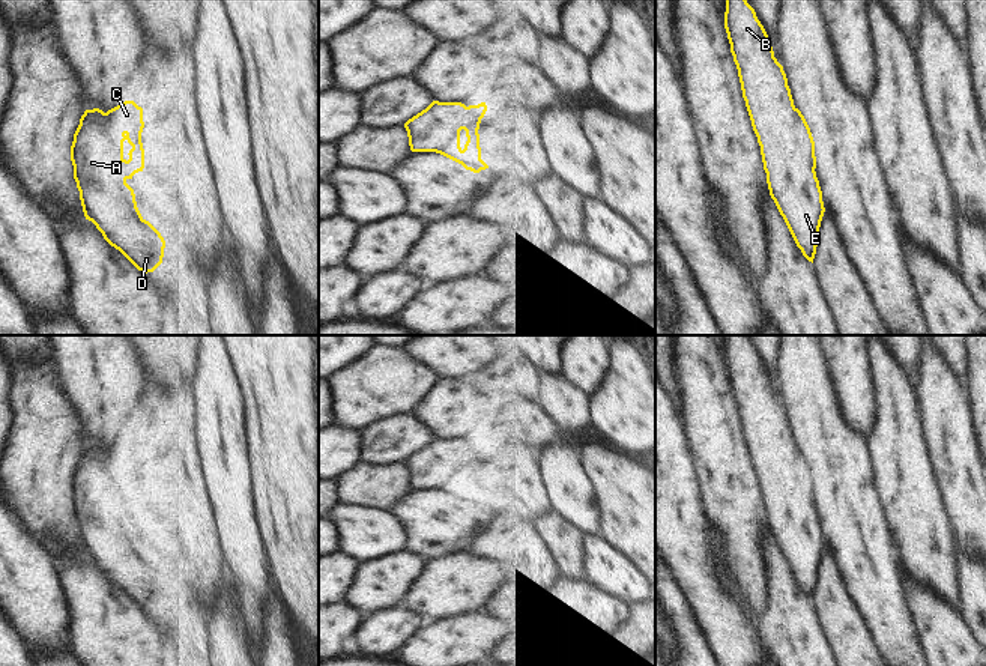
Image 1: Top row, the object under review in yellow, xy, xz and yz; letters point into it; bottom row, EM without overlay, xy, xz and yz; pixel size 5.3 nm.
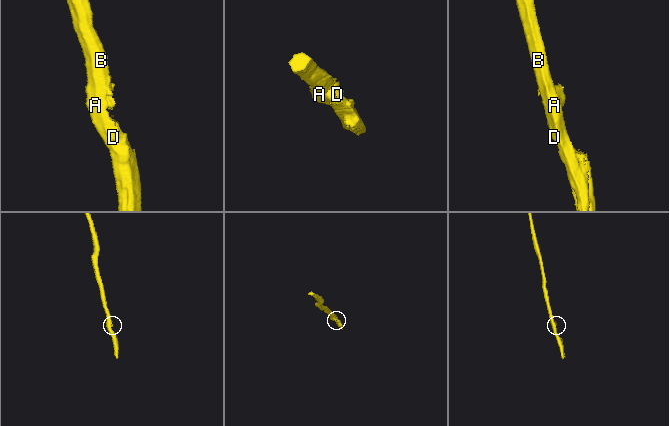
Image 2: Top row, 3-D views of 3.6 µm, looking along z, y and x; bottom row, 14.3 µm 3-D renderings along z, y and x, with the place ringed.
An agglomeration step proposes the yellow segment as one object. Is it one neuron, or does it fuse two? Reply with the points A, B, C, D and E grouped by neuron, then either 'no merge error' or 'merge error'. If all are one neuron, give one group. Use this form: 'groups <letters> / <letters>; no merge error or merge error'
groups A B C D E; no merge error

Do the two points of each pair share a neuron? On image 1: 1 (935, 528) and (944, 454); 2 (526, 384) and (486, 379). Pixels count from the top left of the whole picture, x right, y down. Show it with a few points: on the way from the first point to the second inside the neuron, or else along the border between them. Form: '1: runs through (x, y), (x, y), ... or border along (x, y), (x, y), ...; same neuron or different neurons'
1: border along (931, 459), (938, 493), (952, 526); different neurons
2: runs through (516, 379), (496, 379); same neuron

